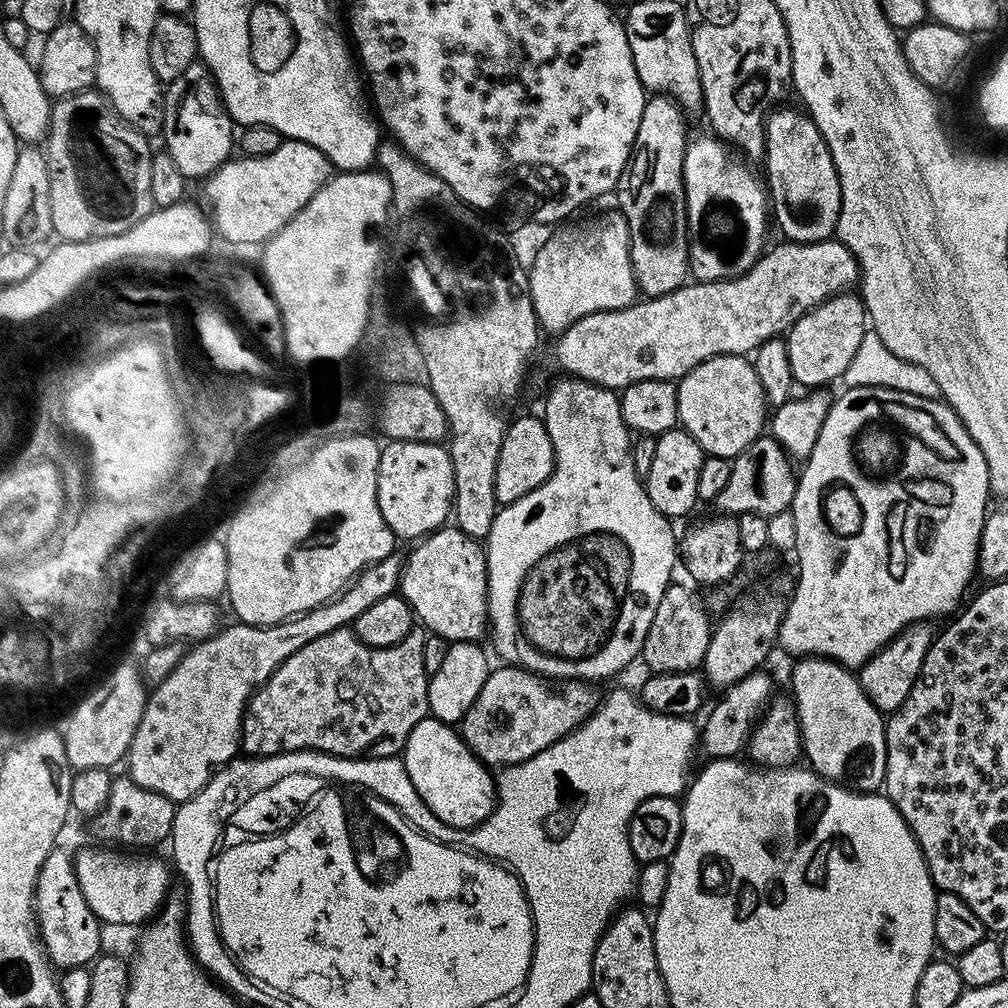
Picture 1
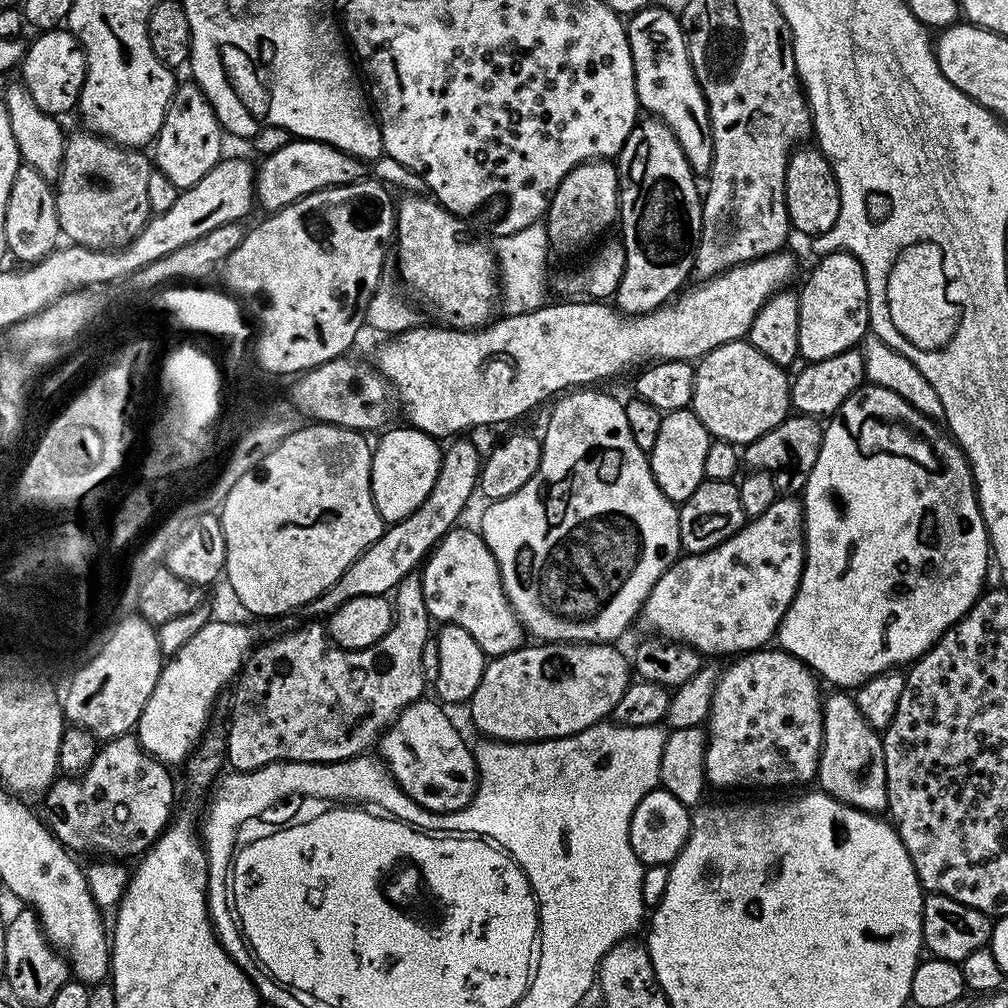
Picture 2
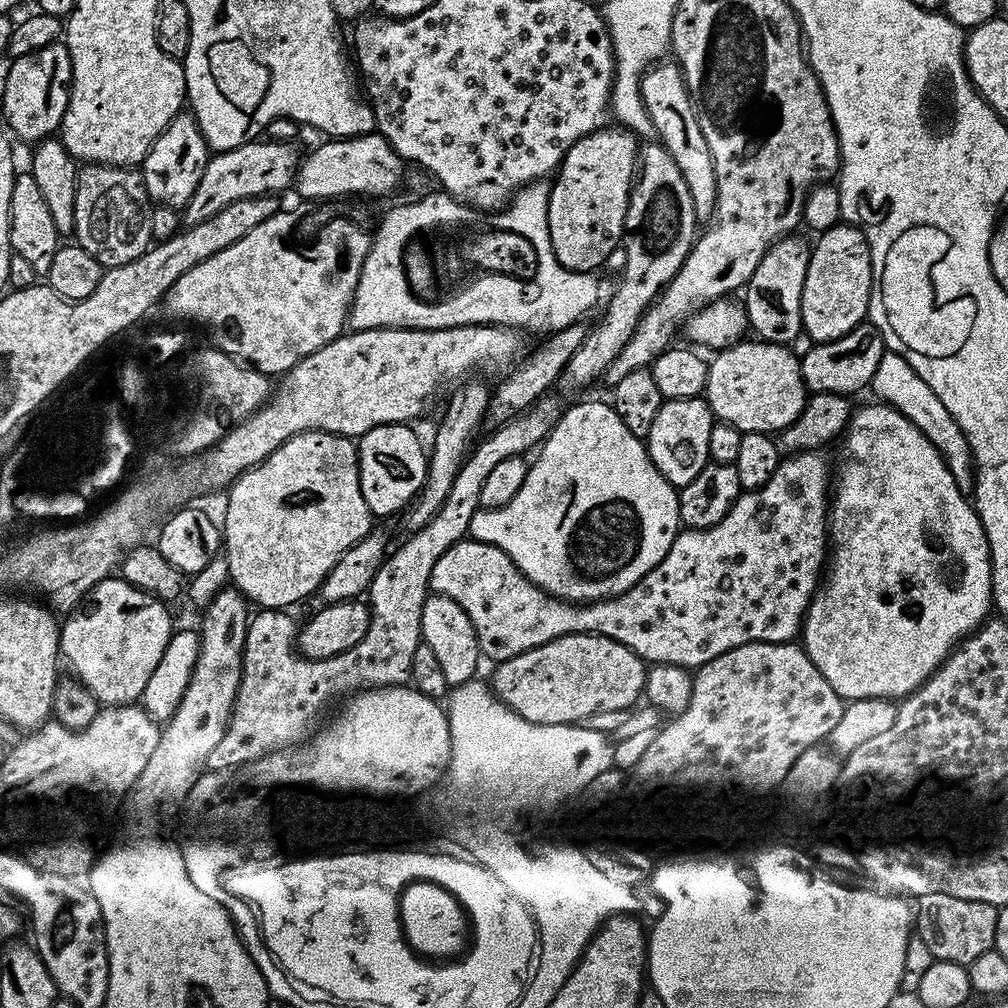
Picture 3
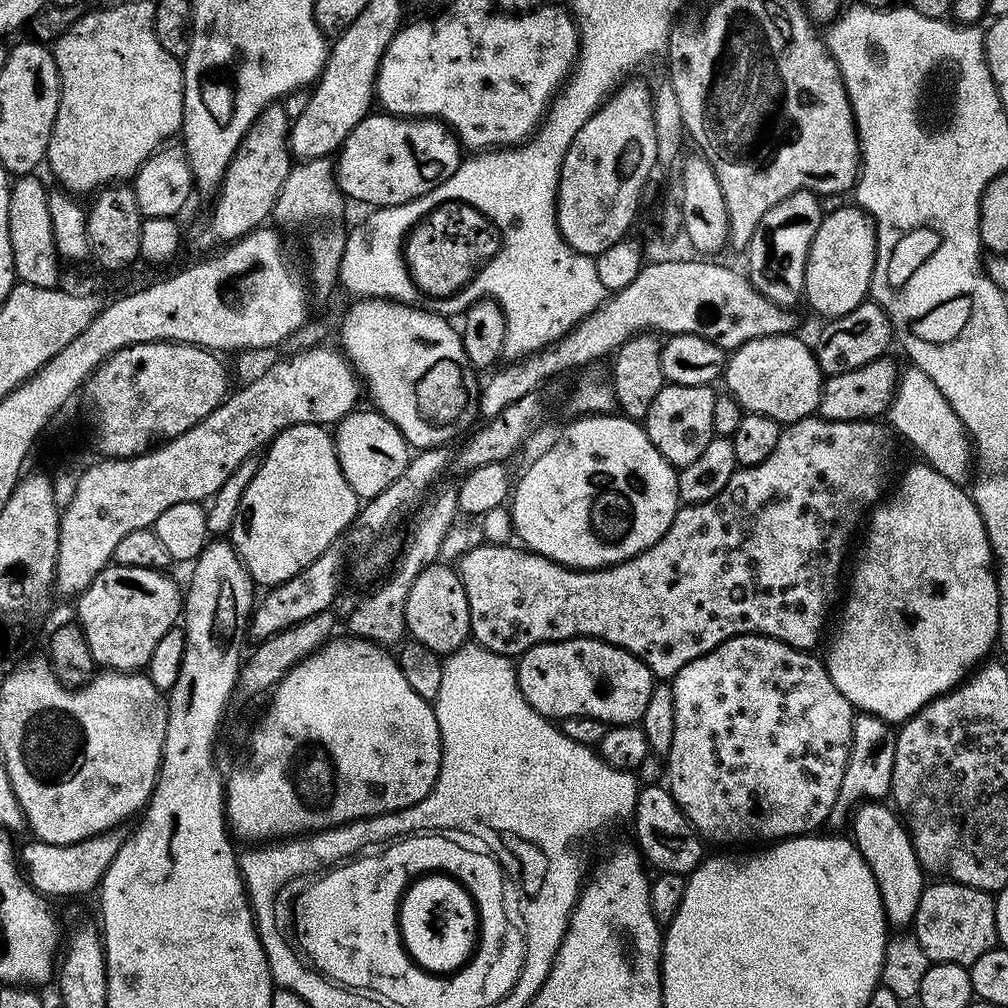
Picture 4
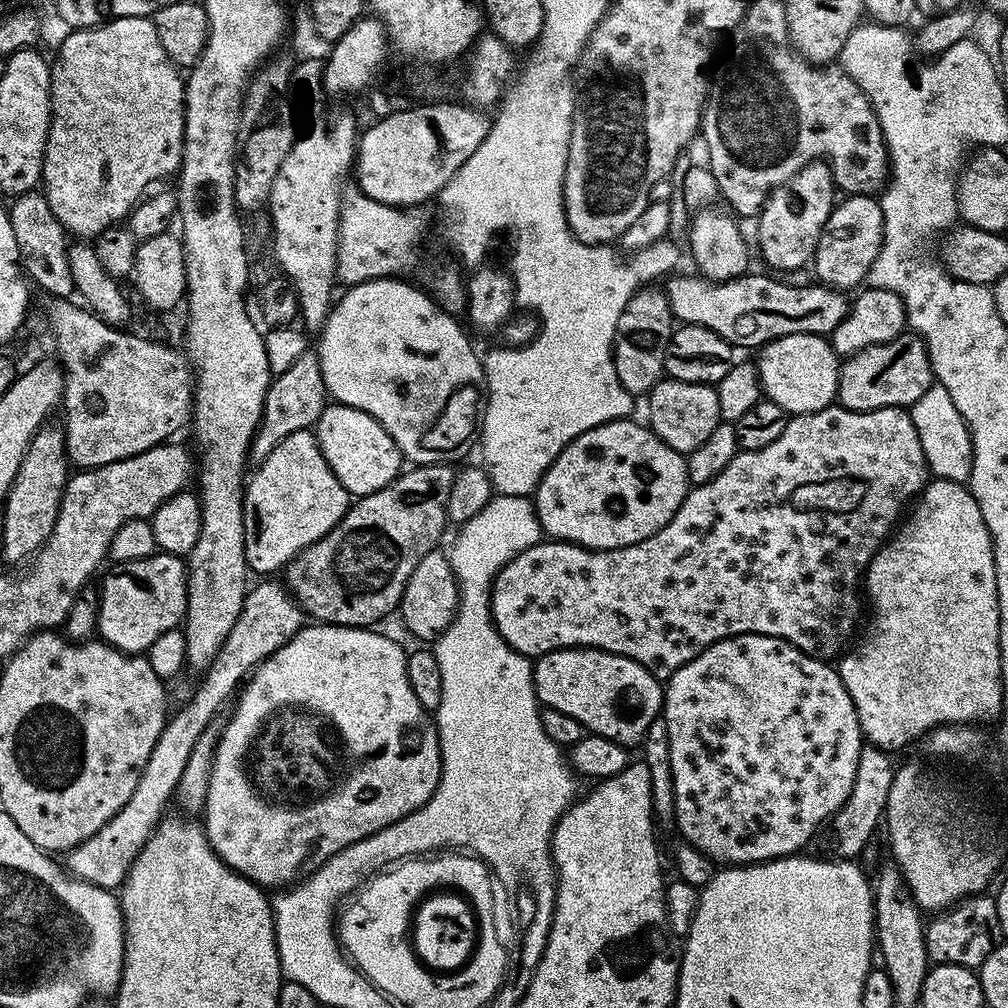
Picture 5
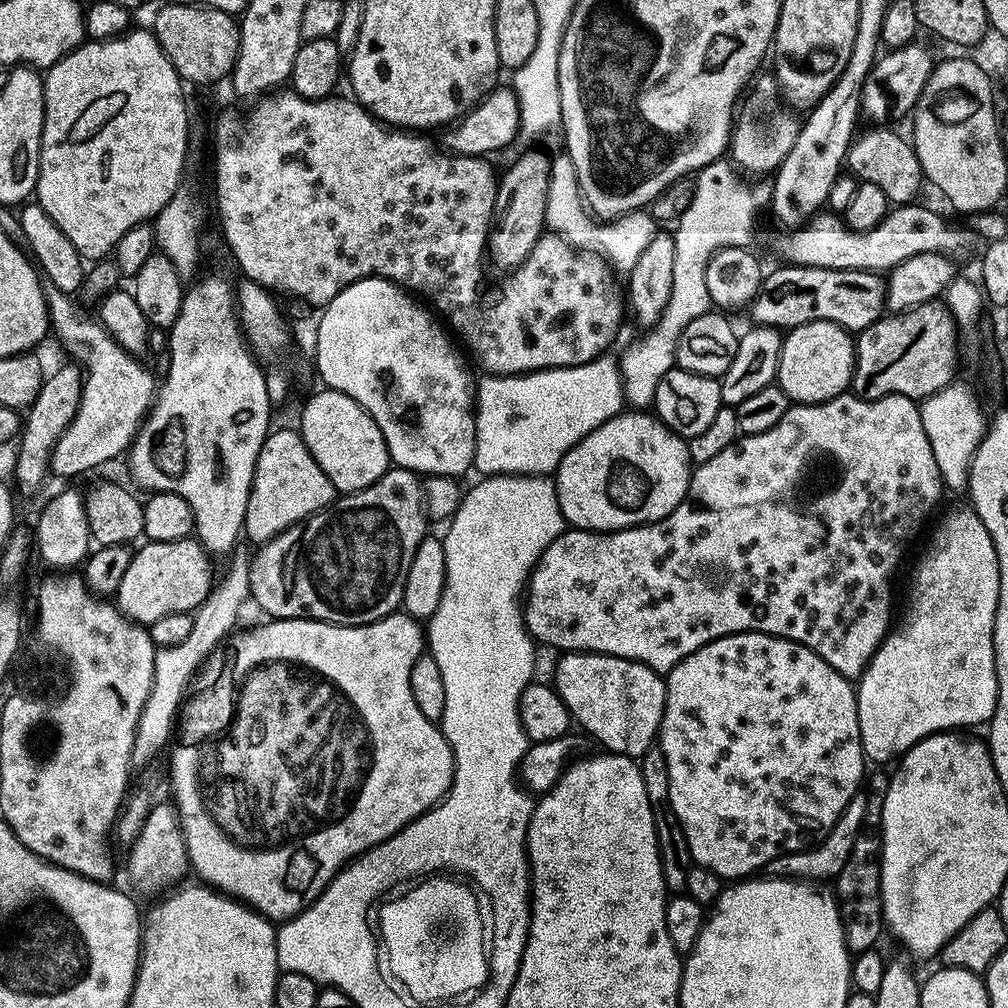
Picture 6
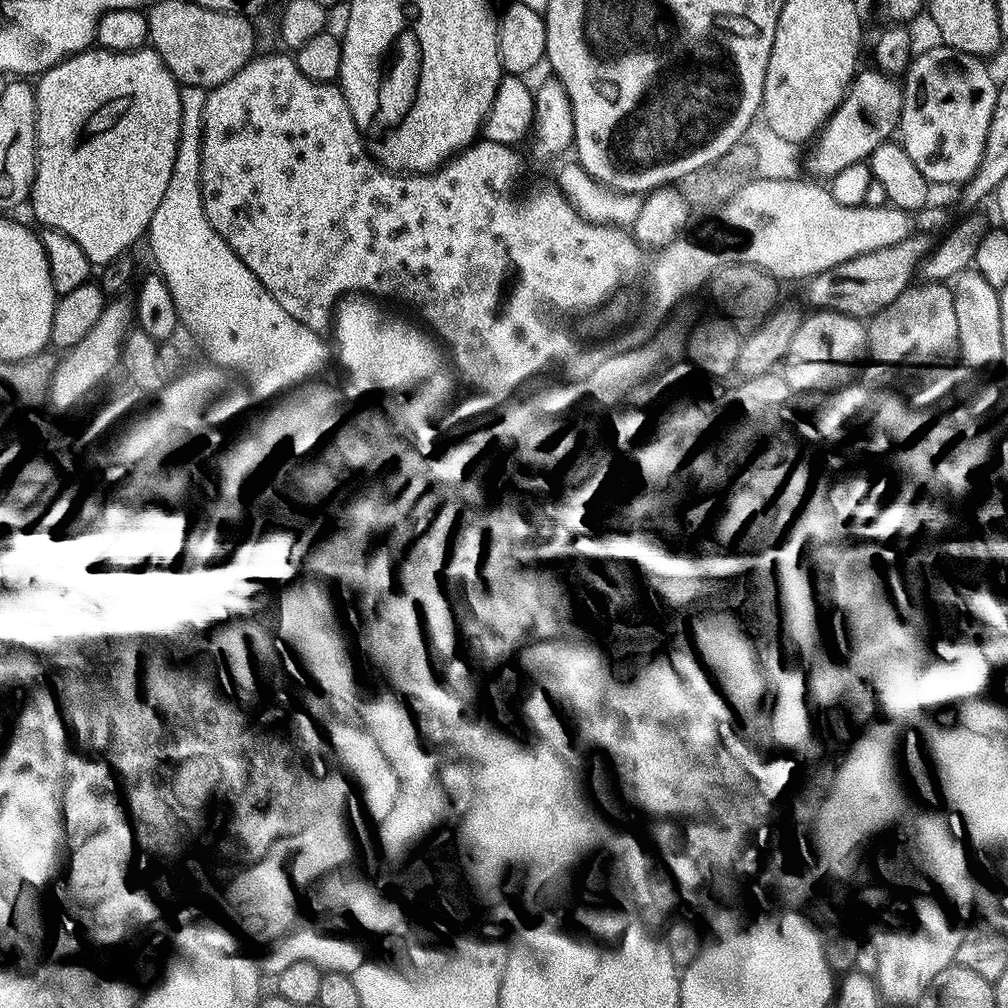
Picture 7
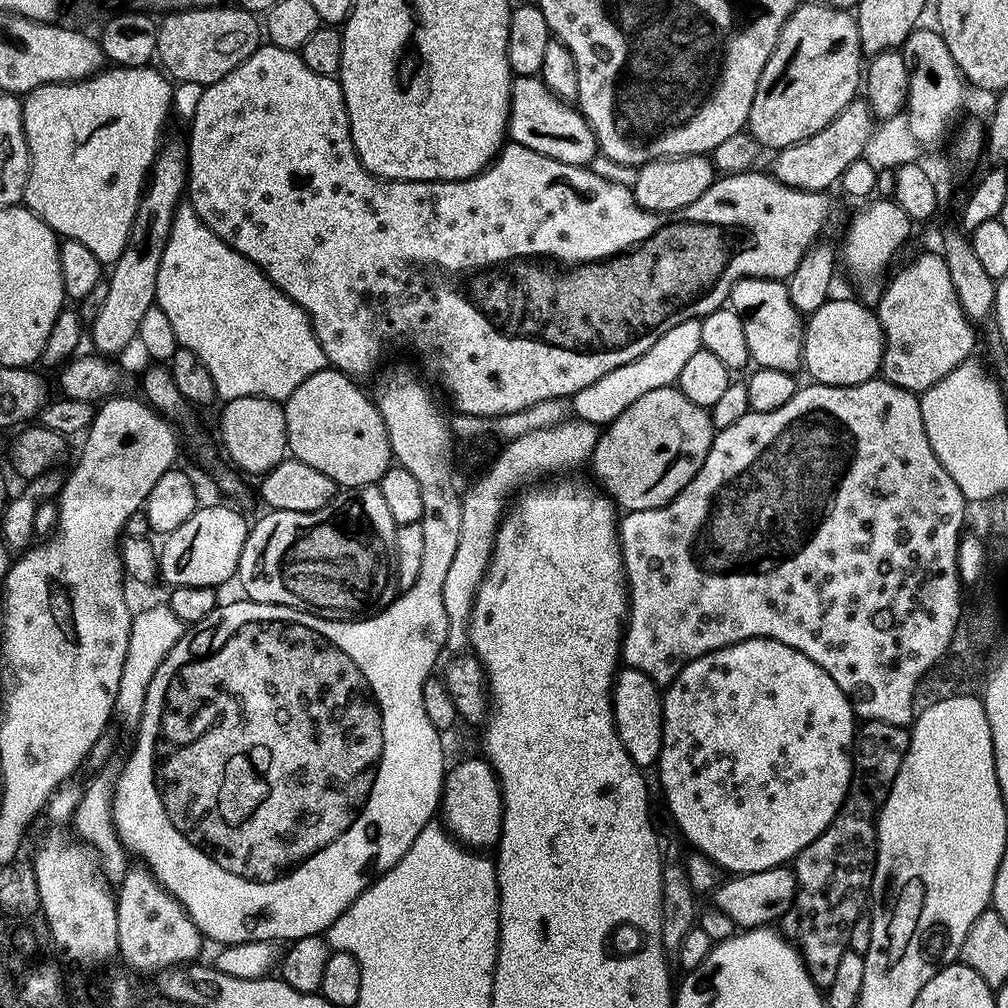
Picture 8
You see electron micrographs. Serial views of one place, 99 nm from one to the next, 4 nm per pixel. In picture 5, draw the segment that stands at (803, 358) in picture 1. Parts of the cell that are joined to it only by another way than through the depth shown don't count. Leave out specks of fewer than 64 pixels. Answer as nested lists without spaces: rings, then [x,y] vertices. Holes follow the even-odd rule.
[[[848,194],[843,199],[841,204],[839,201],[833,207],[820,235],[814,257],[815,279],[829,288],[856,290],[867,281],[870,266],[878,258],[880,247],[884,245],[884,215],[875,195]]]

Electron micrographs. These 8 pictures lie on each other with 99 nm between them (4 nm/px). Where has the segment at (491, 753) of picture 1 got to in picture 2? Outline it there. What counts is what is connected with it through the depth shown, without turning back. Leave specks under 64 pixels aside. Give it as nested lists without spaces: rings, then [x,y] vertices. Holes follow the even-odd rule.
[[[532,642],[532,645],[529,643],[527,646],[521,646],[513,650],[513,652],[507,652],[506,654],[502,654],[501,656],[493,656],[491,659],[487,661],[484,665],[484,673],[482,674],[482,682],[478,682],[478,690],[474,690],[474,694],[472,695],[472,699],[470,701],[470,707],[472,707],[472,724],[477,728],[478,731],[481,732],[481,737],[490,739],[490,740],[503,740],[509,744],[530,744],[537,740],[557,740],[558,738],[562,738],[563,736],[573,736],[574,734],[578,734],[582,730],[586,730],[587,728],[593,728],[595,724],[607,721],[609,717],[613,715],[616,711],[616,707],[619,702],[622,700],[622,696],[626,694],[627,688],[630,685],[630,677],[628,678],[628,672],[630,676],[630,660],[623,656],[622,653],[616,649],[616,646],[613,646],[611,643],[593,643],[589,646],[587,643],[545,643],[545,642]]]

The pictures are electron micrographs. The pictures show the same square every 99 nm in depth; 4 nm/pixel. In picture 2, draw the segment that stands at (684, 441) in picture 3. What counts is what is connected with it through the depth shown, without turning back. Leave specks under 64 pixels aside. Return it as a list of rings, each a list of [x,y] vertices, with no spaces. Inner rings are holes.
[[[691,407],[679,408],[673,412],[663,413],[658,426],[658,442],[654,442],[650,453],[652,473],[666,498],[679,506],[684,503],[694,490],[705,480],[706,450],[710,450],[713,437],[709,436],[706,426],[694,413]]]

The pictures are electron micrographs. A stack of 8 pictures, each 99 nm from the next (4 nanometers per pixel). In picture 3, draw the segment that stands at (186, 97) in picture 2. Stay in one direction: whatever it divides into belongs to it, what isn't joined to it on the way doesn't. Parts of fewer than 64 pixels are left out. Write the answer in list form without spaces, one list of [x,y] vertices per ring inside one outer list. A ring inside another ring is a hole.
[[[181,112],[155,140],[140,166],[149,199],[163,207],[184,207],[194,194],[209,157],[210,149],[197,125],[196,117],[191,113]]]

